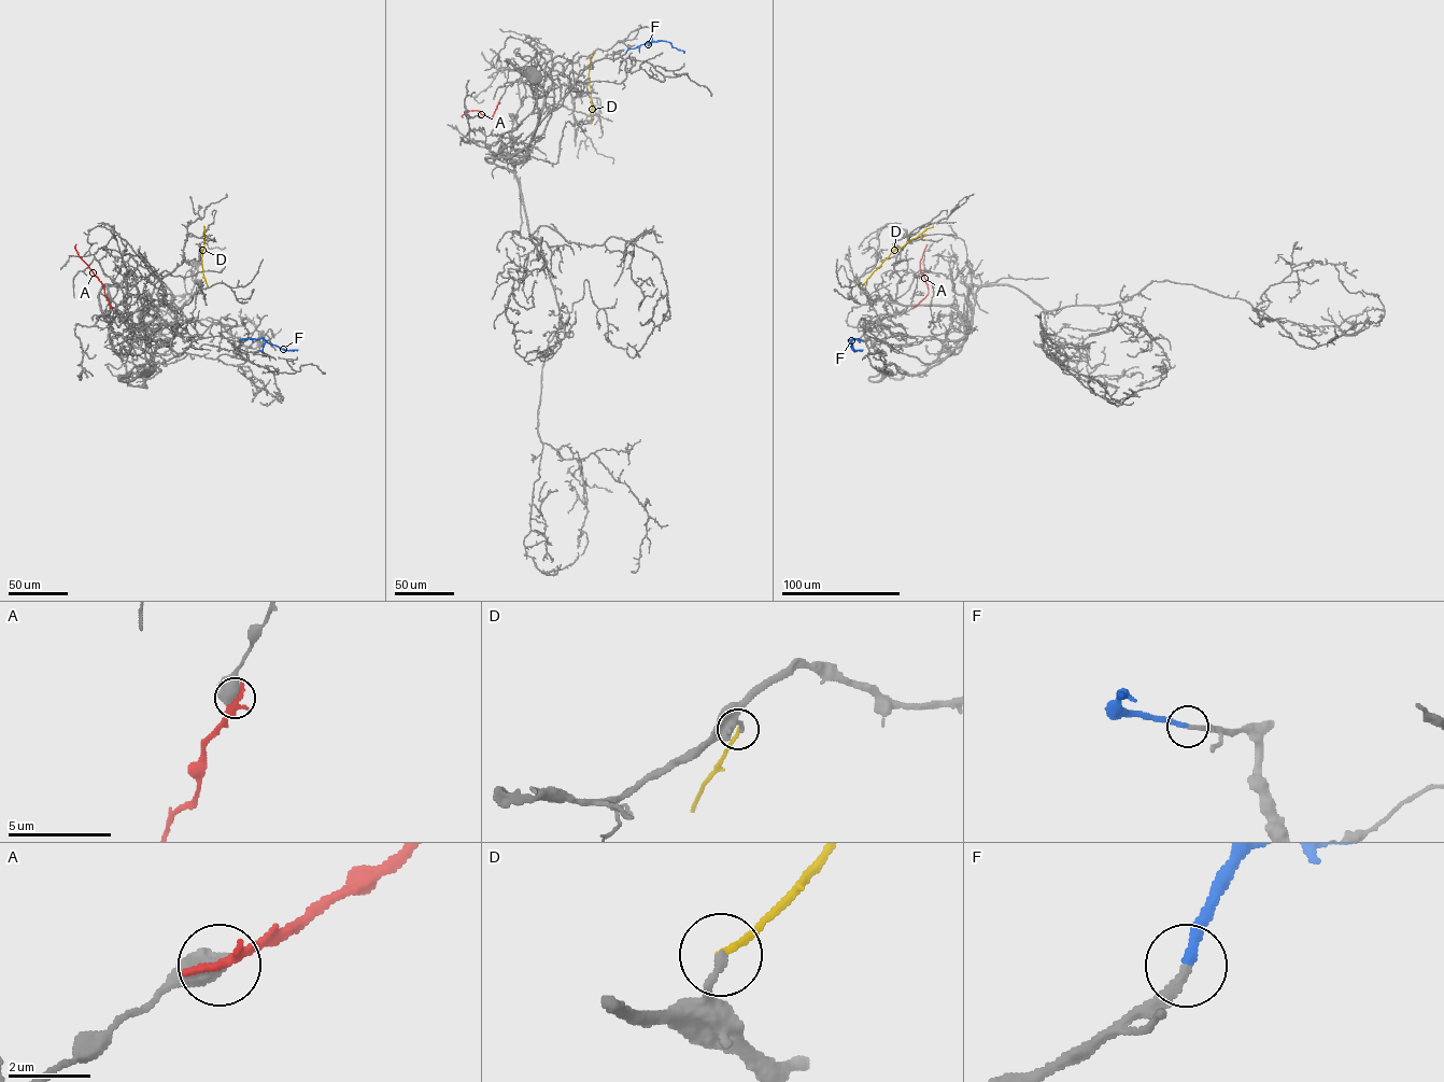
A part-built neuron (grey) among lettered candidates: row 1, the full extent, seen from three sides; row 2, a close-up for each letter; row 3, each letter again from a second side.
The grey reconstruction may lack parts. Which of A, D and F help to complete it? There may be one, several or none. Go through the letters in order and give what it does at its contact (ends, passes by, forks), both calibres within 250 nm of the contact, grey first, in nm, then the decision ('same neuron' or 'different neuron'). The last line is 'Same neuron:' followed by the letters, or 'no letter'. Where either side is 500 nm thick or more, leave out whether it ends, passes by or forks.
A: 650/340 nm | different neuron
D: it ends | 200/140 nm | different neuron
F: it ends | 240/240 nm | same neuron
Same neuron: F

